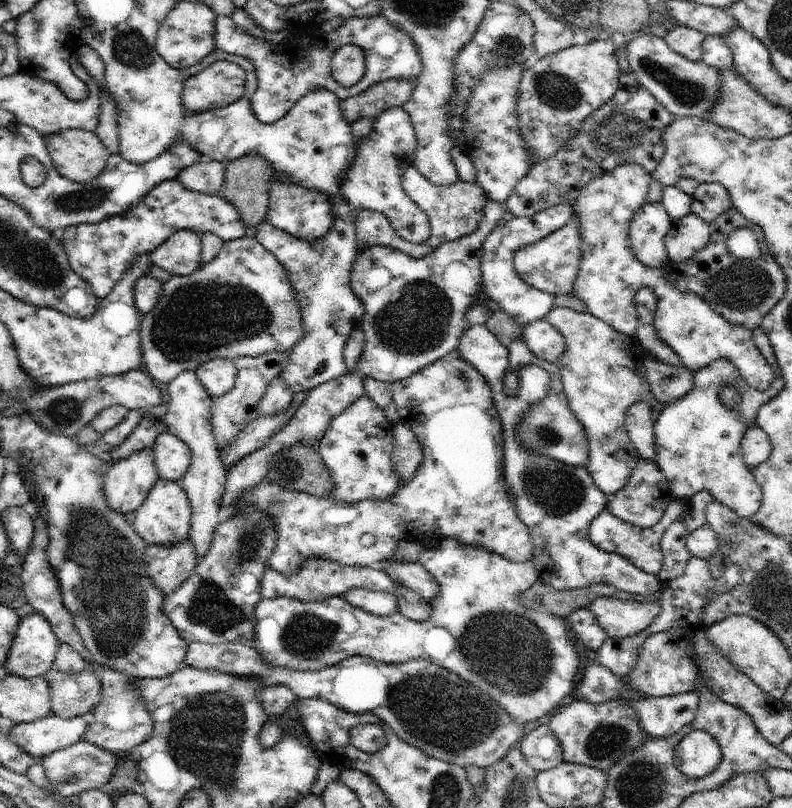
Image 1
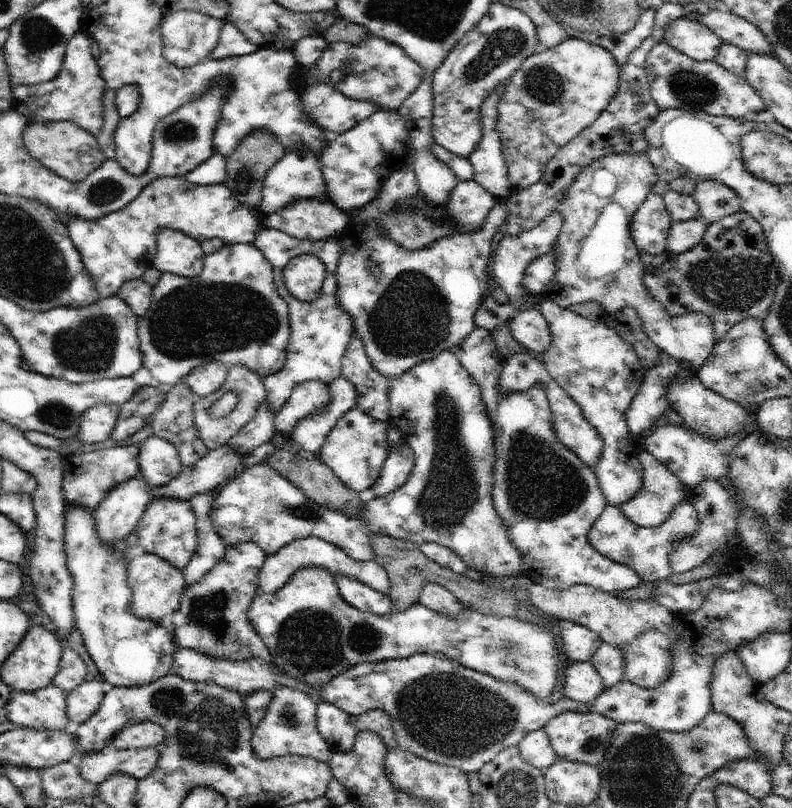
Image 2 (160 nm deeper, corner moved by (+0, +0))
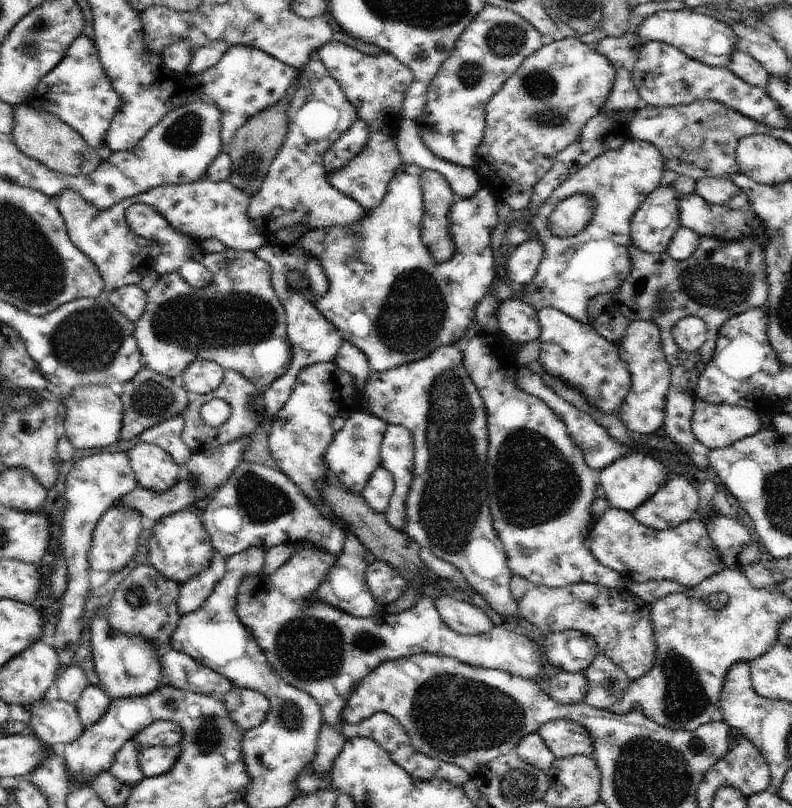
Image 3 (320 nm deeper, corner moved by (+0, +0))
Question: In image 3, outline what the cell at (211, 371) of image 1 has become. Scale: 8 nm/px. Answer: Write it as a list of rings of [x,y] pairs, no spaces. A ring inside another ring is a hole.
[[[195,360],[182,373],[184,386],[190,392],[205,395],[216,390],[222,384],[225,368],[217,362]]]

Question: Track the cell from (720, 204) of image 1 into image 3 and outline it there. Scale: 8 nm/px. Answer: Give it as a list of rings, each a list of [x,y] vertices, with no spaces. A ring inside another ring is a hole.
[[[704,177],[696,181],[695,193],[708,204],[722,205],[727,209],[743,209],[749,198],[730,179]]]

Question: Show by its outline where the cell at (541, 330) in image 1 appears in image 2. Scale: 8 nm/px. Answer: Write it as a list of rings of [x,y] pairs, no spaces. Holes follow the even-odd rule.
[[[536,306],[516,310],[511,320],[507,320],[507,326],[512,336],[535,356],[546,351],[551,343],[548,321]]]

